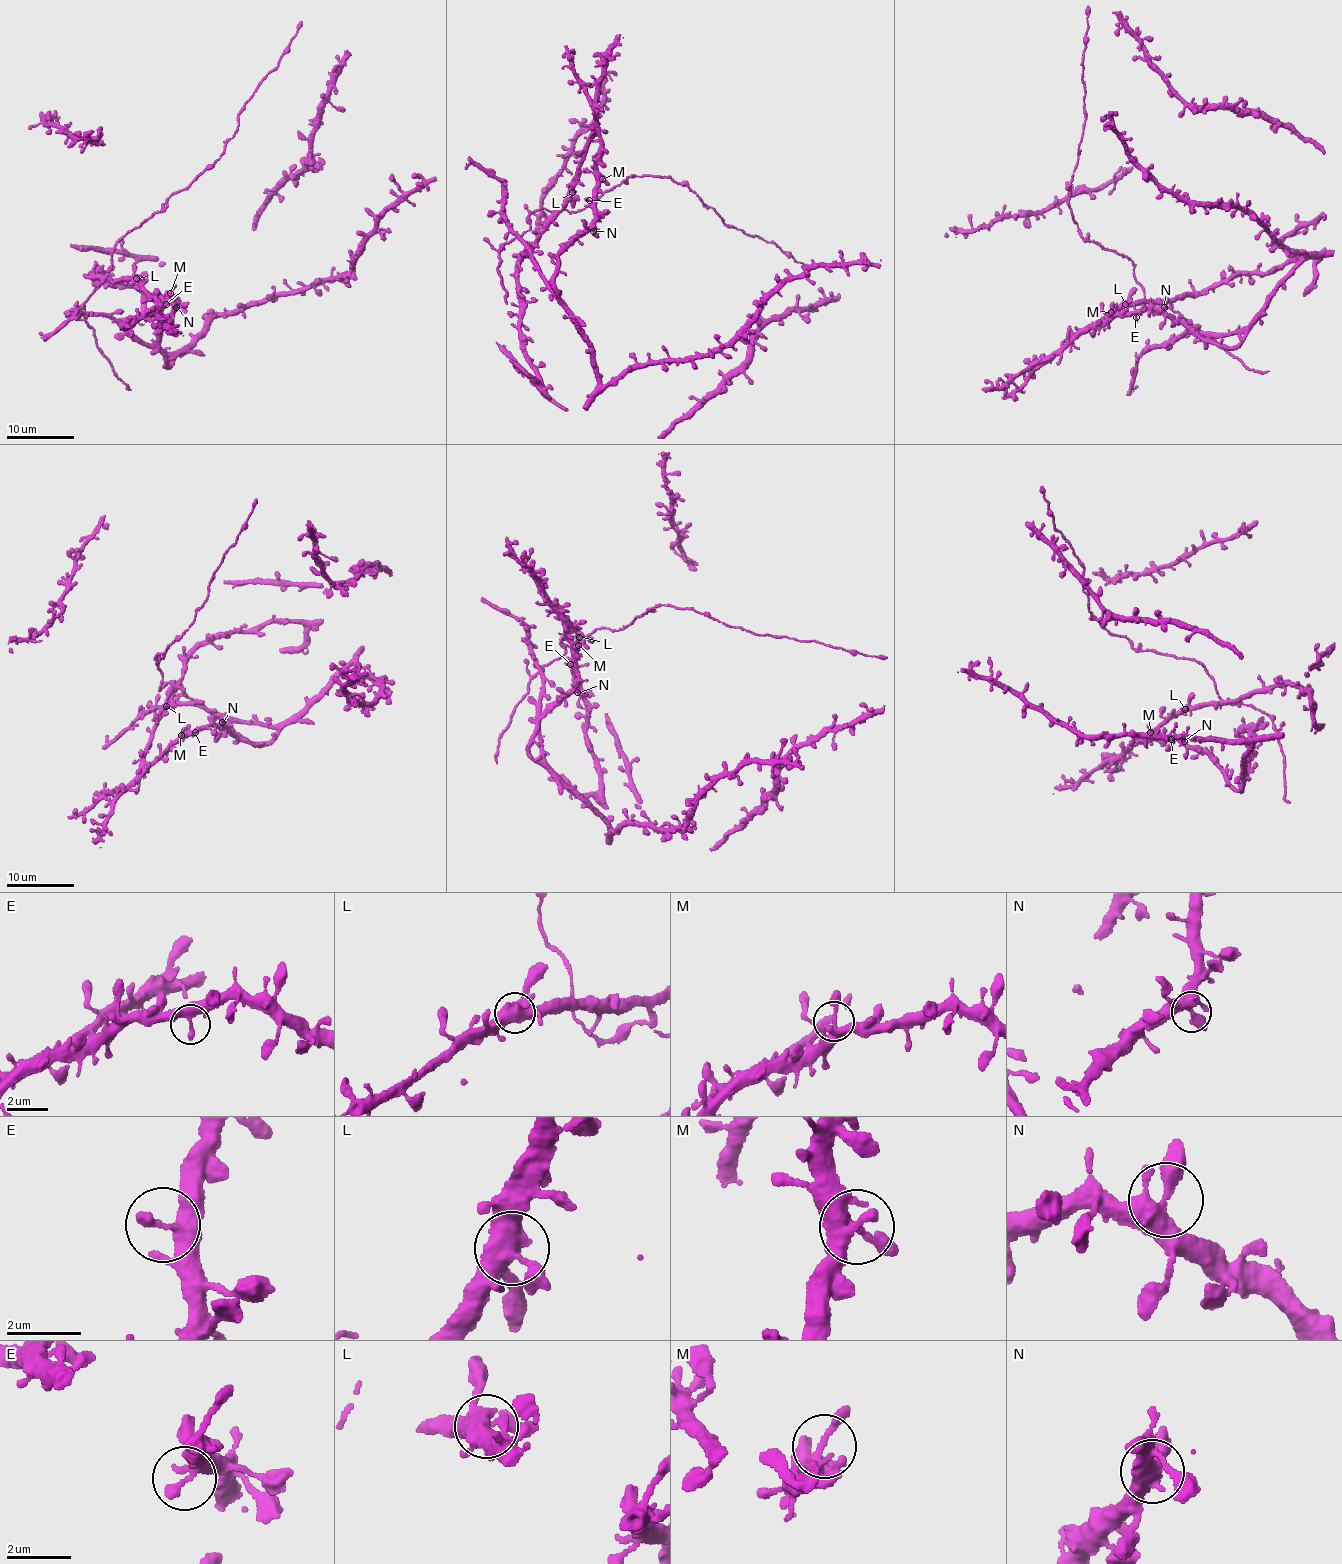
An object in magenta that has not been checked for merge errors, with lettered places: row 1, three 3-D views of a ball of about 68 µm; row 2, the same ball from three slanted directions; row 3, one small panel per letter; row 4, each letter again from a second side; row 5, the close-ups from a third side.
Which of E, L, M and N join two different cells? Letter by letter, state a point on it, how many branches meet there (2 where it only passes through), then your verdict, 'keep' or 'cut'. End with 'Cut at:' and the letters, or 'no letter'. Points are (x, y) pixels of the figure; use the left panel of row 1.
E: at (166, 304); 3 branches meet; keep
L: at (136, 278); 5 branches meet; keep
M: at (170, 293); 5 branches meet; keep
N: at (176, 307); 4 branches meet; keep
Cut at: no letter

